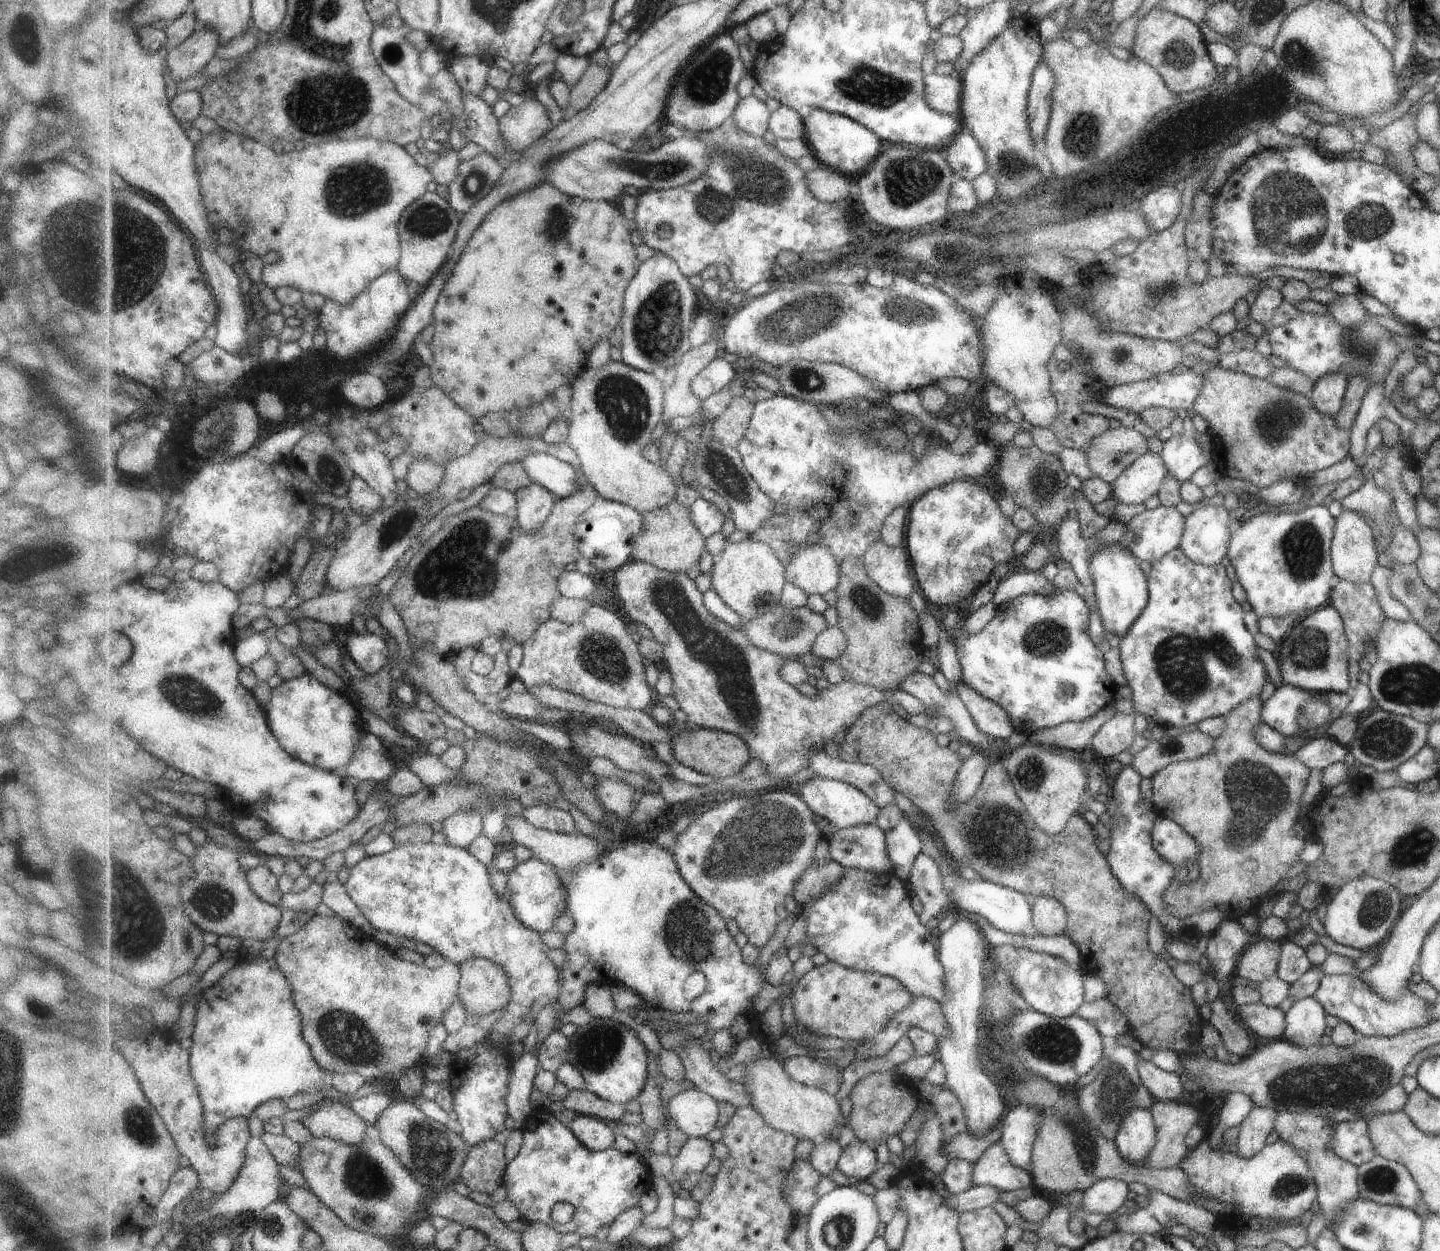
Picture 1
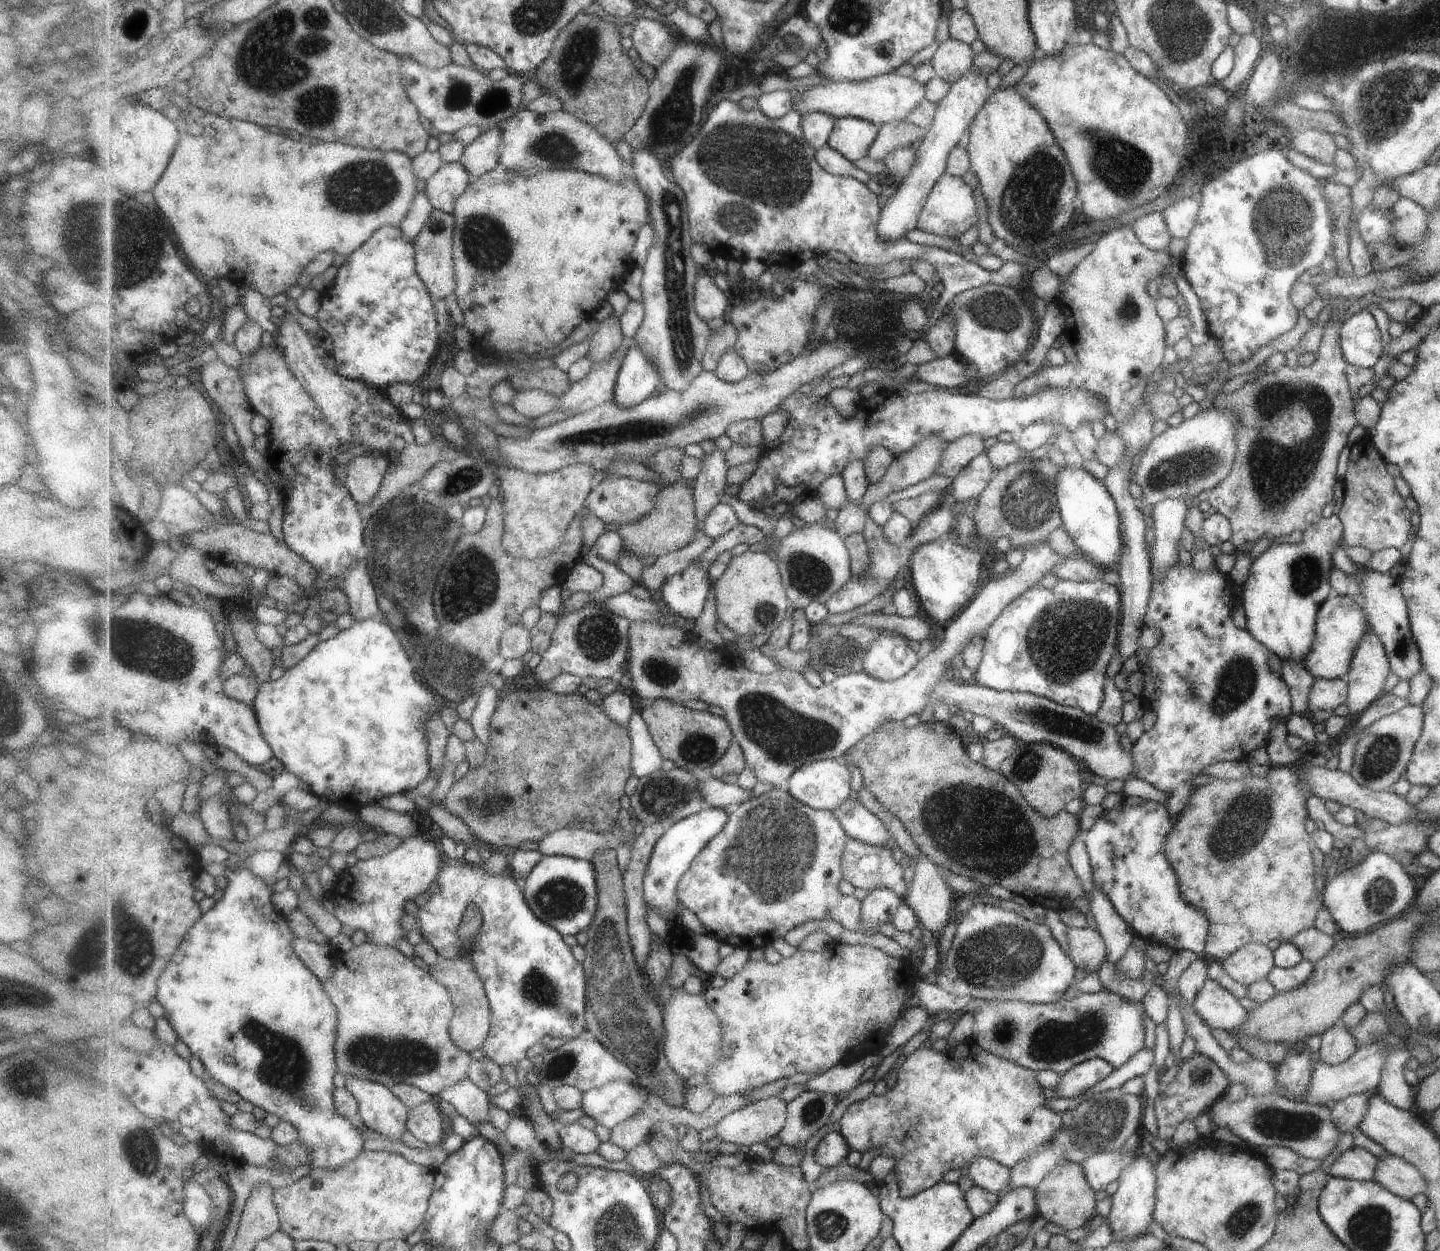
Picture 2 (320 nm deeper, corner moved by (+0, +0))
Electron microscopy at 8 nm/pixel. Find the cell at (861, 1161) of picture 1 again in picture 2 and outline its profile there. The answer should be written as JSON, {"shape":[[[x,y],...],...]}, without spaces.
{"shape":[[[827,1131],[816,1148],[812,1147],[808,1153],[822,1166],[831,1168],[844,1163],[845,1156],[850,1152],[849,1145],[840,1131]]]}

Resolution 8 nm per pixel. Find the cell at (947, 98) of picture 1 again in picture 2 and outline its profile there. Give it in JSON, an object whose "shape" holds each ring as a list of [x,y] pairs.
{"shape":[[[891,71],[862,81],[845,79],[831,81],[823,86],[818,84],[800,92],[793,91],[792,97],[794,110],[803,115],[824,112],[837,118],[855,117],[869,122],[881,120],[886,125],[891,121],[905,121],[907,115],[926,99],[926,88],[912,76],[901,76]]]}

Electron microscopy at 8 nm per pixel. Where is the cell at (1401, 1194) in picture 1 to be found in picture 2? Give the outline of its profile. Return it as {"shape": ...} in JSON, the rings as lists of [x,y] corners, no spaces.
{"shape":[[[1352,1146],[1339,1153],[1337,1158],[1329,1164],[1329,1177],[1343,1177],[1356,1181],[1371,1180],[1375,1158],[1360,1147]]]}

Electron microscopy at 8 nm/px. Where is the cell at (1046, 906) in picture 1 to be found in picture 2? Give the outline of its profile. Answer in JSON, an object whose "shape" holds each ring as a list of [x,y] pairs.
{"shape":[[[1067,927],[1067,952],[1077,969],[1083,970],[1085,976],[1096,972],[1101,962],[1105,961],[1105,945],[1095,929]]]}

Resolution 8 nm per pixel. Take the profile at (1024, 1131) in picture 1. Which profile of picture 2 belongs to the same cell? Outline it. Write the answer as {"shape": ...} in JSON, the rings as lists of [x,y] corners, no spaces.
{"shape":[[[1097,1057],[1081,1061],[1059,1077],[1053,1090],[1061,1098],[1078,1096],[1103,1080],[1113,1069],[1109,1063]]]}

